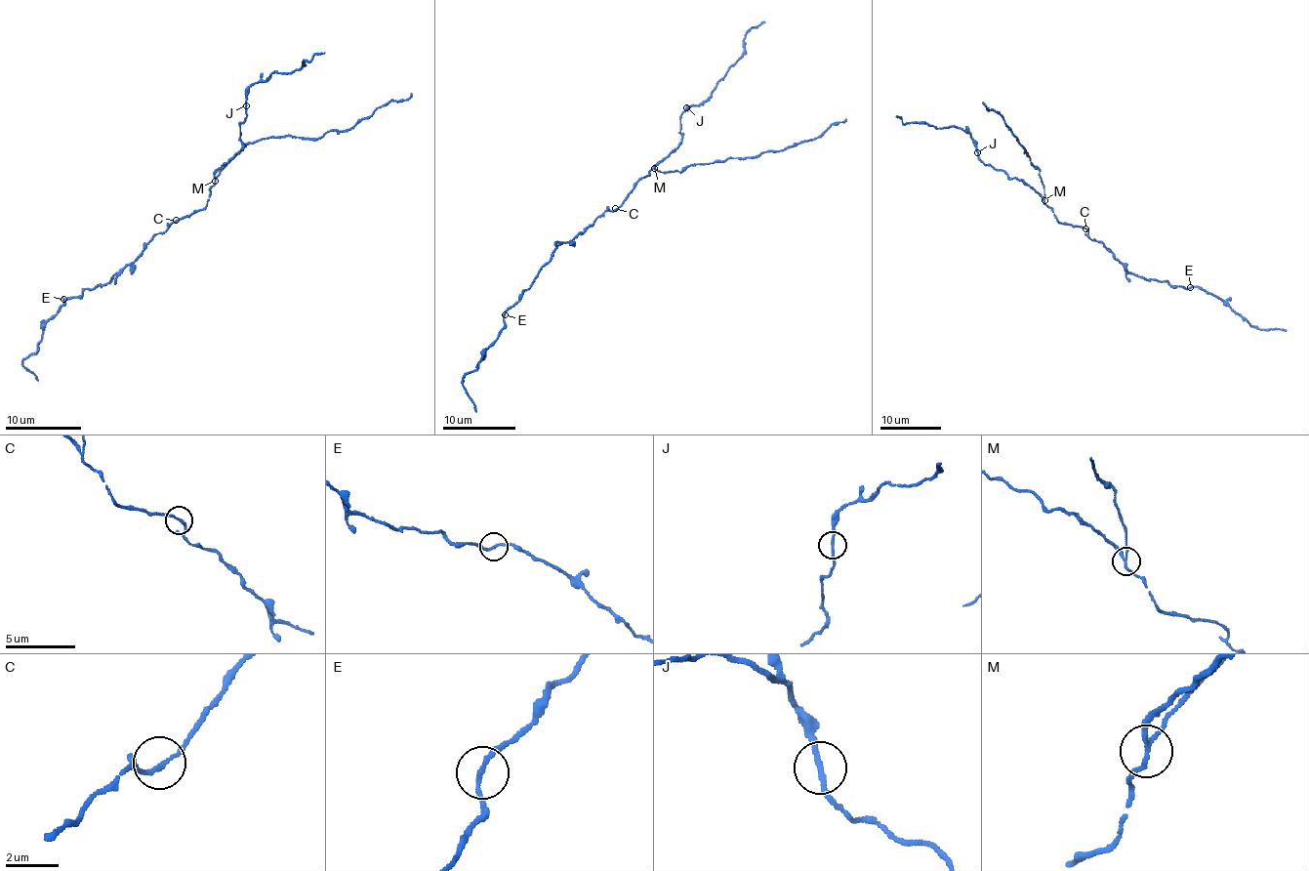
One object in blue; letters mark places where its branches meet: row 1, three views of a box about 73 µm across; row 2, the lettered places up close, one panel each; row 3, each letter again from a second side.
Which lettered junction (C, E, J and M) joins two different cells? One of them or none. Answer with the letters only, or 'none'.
M

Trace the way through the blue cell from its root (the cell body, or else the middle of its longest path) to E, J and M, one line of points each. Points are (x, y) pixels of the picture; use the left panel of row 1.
E: (178, 220), (155, 234), (139, 257), (116, 273), (112, 280), (86, 288), (80, 296), (63, 299)
J: (178, 220), (202, 210), (215, 183), (215, 175), (223, 164), (243, 148), (240, 123), (246, 115), (246, 105)
M: (178, 220), (202, 210), (215, 181)

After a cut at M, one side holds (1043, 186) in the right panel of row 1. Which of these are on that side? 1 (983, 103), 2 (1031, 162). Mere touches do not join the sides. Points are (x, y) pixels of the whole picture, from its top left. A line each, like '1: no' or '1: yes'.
1: yes
2: yes

